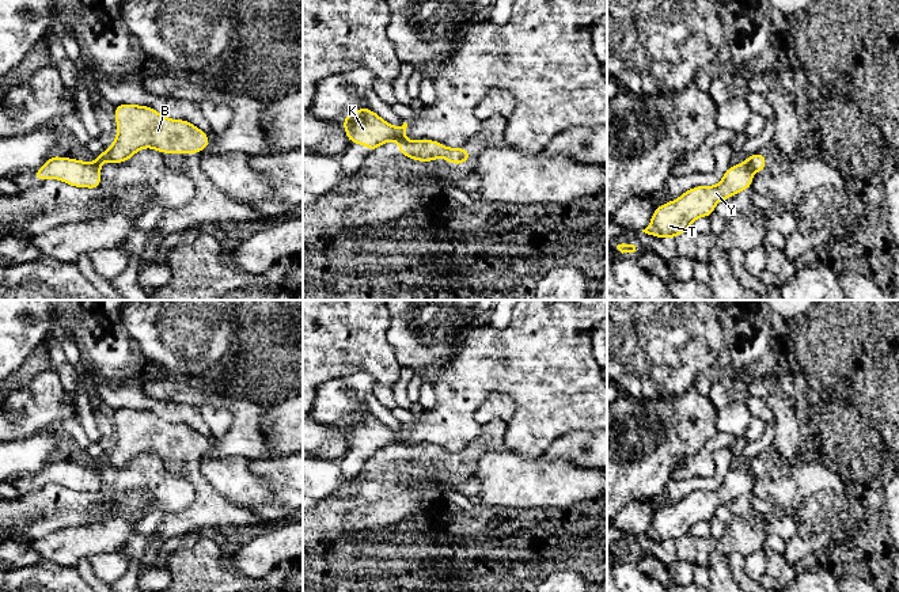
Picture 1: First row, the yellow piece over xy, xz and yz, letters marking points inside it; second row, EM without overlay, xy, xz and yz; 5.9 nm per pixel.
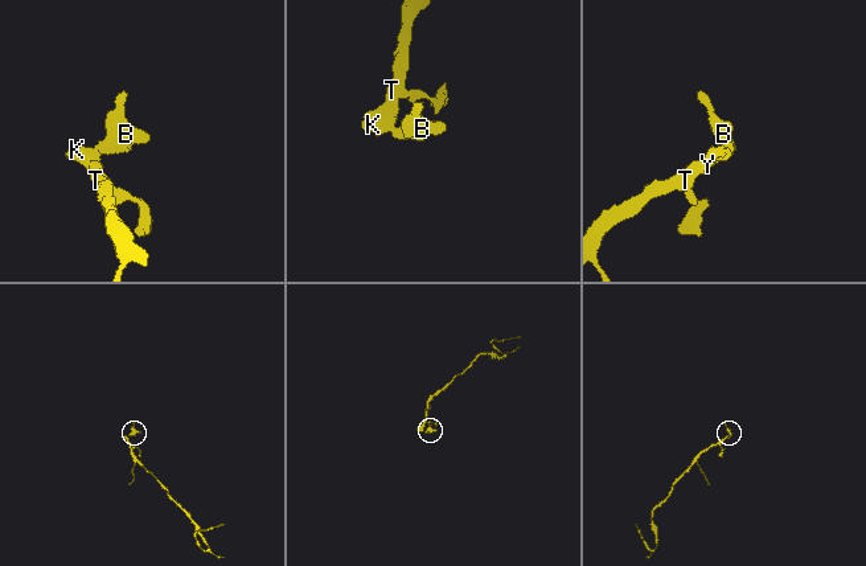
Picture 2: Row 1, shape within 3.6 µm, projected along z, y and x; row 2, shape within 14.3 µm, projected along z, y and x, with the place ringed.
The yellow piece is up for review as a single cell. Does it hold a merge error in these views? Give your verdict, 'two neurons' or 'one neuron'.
two neurons

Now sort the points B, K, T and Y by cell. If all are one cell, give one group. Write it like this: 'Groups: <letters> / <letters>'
Groups: B / K T Y

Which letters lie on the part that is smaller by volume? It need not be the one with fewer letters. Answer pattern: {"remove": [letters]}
{"remove": ["B"]}

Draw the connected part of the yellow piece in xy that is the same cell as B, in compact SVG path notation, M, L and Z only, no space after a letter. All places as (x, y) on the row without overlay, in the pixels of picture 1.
M122 407L114 413L117 441L113 448L95 462L95 468L105 466L125 467L137 455L153 452L160 458L198 458L209 451L210 445L205 436L185 424L171 424L148 410Z

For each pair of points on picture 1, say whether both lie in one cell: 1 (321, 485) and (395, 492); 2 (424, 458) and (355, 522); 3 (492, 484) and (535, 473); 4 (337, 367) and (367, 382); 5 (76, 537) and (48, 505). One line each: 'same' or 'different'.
1: different
2: same
3: same
4: different
5: different

